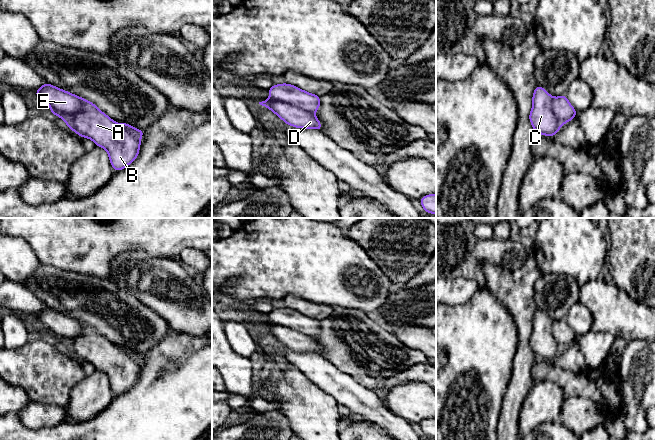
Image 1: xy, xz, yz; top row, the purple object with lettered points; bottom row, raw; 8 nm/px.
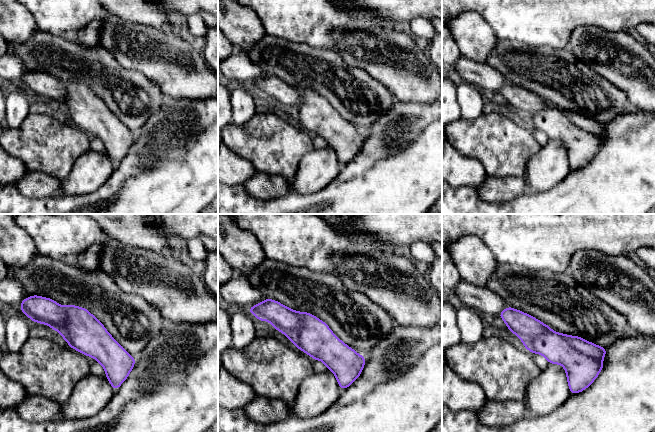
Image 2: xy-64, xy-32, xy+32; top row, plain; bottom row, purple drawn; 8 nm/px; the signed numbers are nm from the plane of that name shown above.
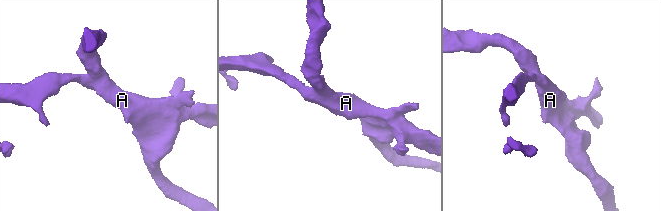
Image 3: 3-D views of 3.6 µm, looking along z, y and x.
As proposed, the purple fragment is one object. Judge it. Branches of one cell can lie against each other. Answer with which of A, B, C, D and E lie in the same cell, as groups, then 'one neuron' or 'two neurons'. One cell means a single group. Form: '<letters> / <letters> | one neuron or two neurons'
A B C / D E | two neurons

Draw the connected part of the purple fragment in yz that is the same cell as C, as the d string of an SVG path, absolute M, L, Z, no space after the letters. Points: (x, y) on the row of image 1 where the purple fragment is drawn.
M536 86L529 120L535 132L540 135L555 136L563 125L552 111L552 98L543 87Z

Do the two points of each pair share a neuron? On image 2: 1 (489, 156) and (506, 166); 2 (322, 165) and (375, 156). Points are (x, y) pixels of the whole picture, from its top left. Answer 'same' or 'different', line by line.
1: same
2: different

